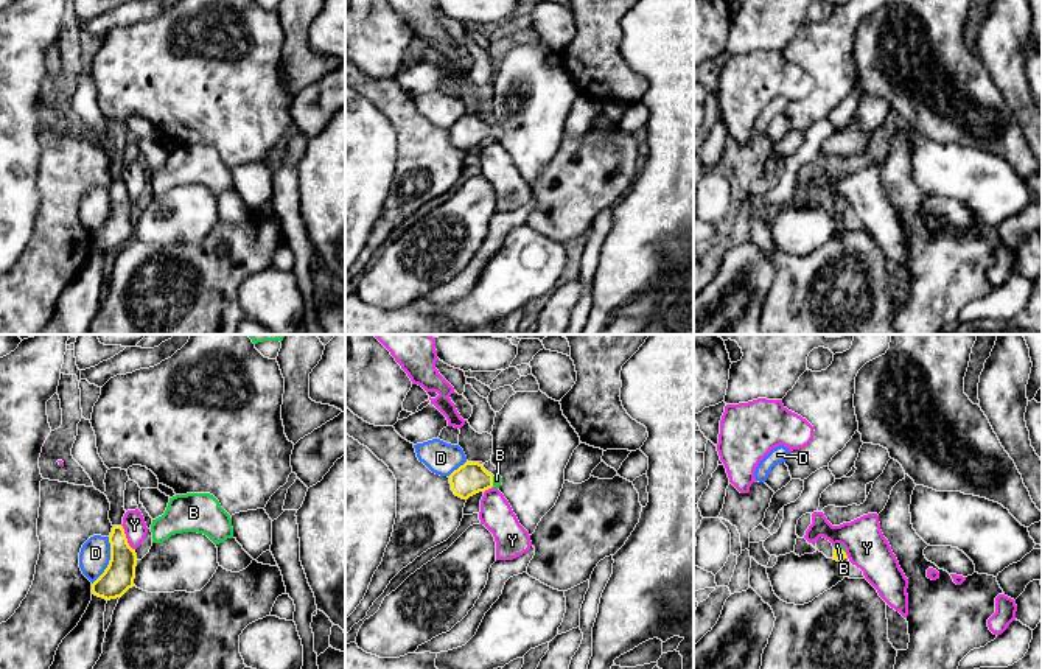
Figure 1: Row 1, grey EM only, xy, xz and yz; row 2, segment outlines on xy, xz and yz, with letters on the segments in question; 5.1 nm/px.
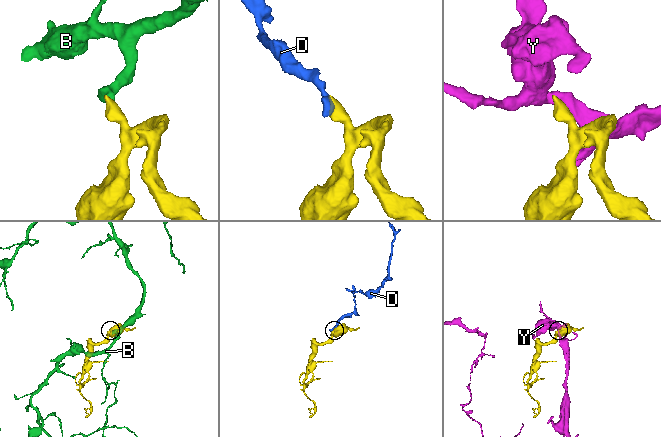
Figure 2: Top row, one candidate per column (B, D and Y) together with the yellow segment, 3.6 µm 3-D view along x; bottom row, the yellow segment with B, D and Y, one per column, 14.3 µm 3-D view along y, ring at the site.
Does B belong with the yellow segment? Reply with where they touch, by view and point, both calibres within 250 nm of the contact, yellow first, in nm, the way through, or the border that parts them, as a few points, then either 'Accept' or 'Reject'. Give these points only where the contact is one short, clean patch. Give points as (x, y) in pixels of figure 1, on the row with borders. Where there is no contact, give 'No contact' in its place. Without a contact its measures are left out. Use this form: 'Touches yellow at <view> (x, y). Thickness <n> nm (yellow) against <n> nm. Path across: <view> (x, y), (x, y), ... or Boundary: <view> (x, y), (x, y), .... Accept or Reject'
Touches yellow at yz (842, 549). Thickness 60 nm (yellow) against 20 nm. Path across: yz (839, 554), (842, 549), (837, 545). Accept

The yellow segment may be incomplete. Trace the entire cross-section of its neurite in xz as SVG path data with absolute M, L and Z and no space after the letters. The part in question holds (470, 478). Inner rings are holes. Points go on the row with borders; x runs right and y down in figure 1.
M465 462L449 476L451 490L456 496L468 499L470 496L485 492L488 489L499 489L502 478L501 475L488 473L479 462Z

